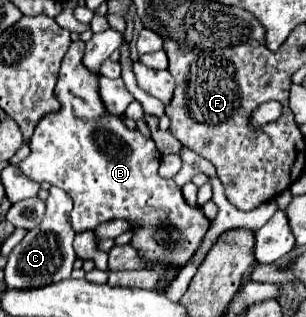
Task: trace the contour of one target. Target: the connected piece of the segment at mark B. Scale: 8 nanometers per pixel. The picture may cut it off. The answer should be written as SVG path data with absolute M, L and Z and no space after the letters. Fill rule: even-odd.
M72 42L54 88L60 110L46 114L36 124L30 156L18 166L34 182L48 182L70 194L74 200L72 228L76 234L118 218L130 222L134 226L130 244L144 262L152 264L150 270L162 276L156 292L164 294L200 248L210 220L200 208L184 200L174 180L158 176L160 152L154 140L142 136L138 130L126 128L122 118L106 114L98 96L98 76L84 68L82 54L84 42Z

